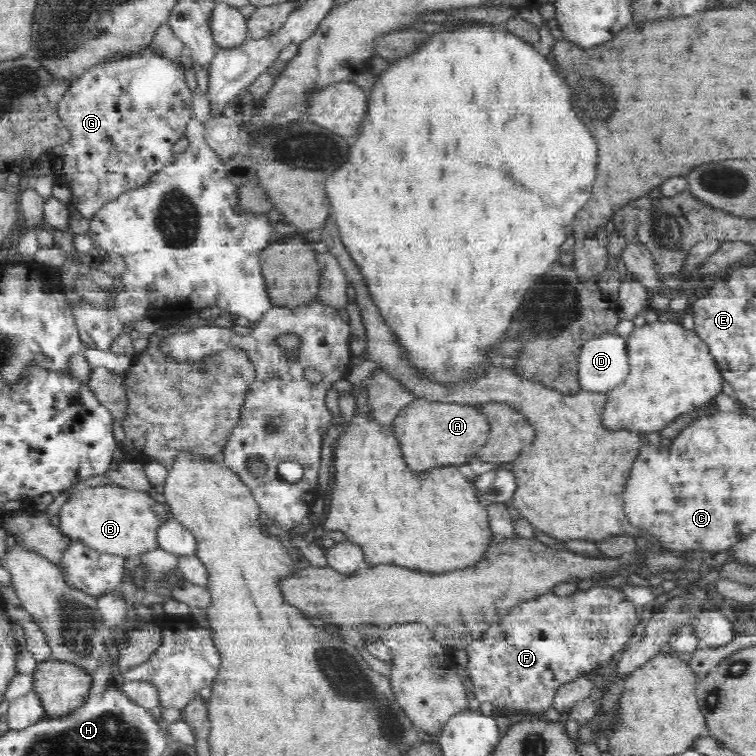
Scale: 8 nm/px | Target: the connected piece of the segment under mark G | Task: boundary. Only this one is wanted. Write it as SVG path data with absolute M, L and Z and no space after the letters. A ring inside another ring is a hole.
M148 50L124 60L95 64L83 71L60 99L59 118L70 131L70 138L49 154L50 170L58 186L68 186L72 191L69 204L76 205L88 220L107 202L130 188L142 186L154 172L162 170L175 159L172 146L185 136L187 125L195 117L192 94L185 75L178 63Z

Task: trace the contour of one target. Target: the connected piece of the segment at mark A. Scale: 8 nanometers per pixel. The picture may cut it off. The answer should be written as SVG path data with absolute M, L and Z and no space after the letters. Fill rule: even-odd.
M415 398L394 416L391 426L390 432L400 444L408 470L414 474L470 462L470 458L479 456L478 452L489 438L488 421L478 409L458 403L433 403Z

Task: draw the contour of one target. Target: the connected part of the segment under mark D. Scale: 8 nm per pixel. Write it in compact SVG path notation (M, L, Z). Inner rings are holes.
M601 334L588 340L580 350L577 366L581 389L607 393L628 374L626 338L619 334Z

